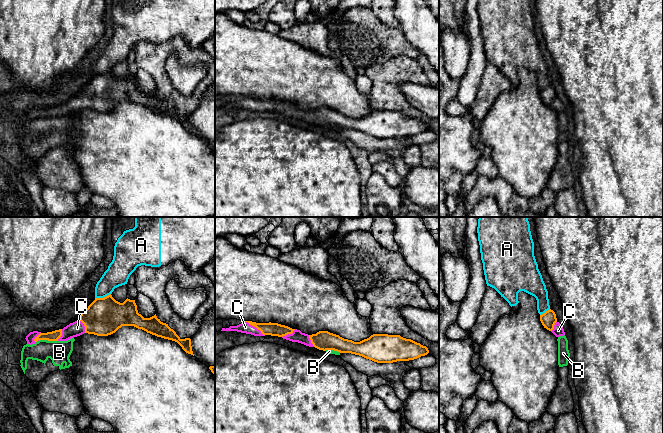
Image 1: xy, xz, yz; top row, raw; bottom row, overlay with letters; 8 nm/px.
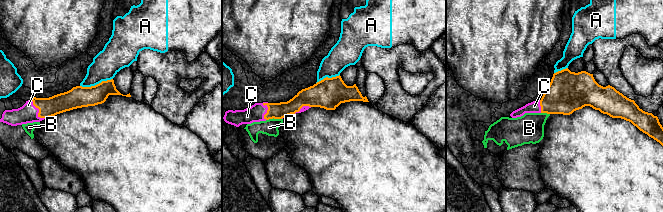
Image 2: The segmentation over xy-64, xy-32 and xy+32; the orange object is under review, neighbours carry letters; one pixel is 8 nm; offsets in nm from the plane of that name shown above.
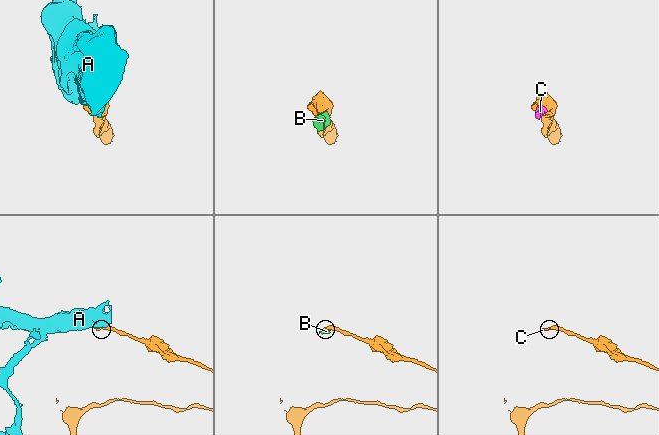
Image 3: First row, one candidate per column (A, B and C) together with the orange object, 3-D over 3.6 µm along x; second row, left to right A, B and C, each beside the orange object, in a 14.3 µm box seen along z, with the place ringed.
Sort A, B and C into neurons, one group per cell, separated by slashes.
A / B / C

